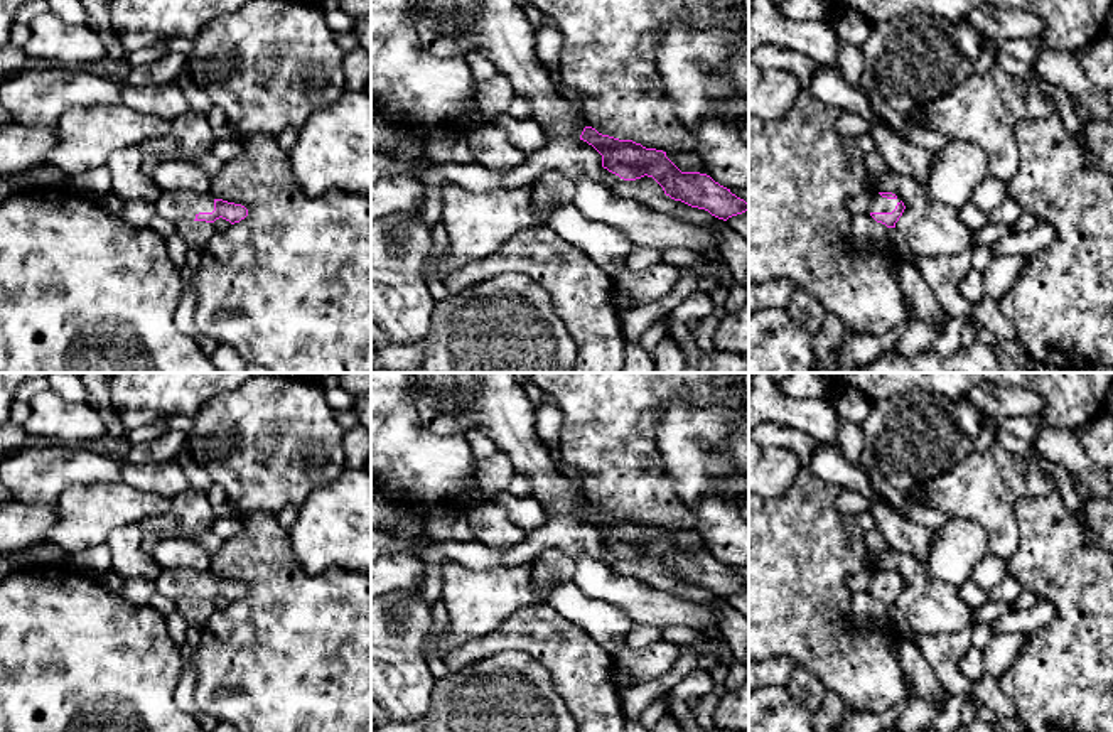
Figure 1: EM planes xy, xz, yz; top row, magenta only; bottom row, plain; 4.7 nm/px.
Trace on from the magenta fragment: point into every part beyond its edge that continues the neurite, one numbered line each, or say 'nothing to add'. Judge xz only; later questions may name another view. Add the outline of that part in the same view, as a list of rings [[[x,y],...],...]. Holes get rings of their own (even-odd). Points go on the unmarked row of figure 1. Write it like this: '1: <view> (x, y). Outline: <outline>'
1: xz (449, 403). Outline: [[[411,373],[415,405],[423,425],[457,437],[470,428],[494,440],[513,474],[531,481],[533,498],[545,516],[582,513],[583,492],[562,479],[536,432],[536,406],[514,373]]]

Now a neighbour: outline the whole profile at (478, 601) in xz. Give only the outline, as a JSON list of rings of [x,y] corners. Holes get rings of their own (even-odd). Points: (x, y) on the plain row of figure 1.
[[[538,558],[514,567],[470,570],[459,562],[445,560],[438,575],[449,631],[438,643],[438,654],[444,658],[462,643],[491,632],[524,607],[545,604],[560,582],[535,589],[536,562]]]

